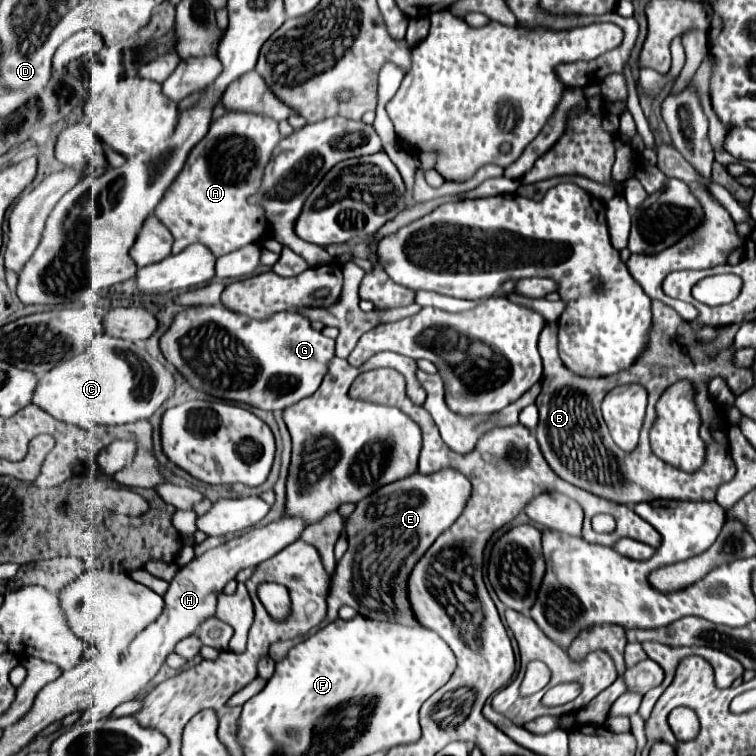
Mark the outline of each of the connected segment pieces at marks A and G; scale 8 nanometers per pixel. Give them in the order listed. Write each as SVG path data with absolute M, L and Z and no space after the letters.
M229 113L211 123L209 133L193 147L185 167L181 169L181 173L161 199L161 205L157 205L153 213L173 235L171 255L181 253L185 247L193 243L201 243L215 257L221 257L249 243L265 239L265 235L269 233L269 221L265 217L265 209L261 205L251 205L247 199L259 191L263 171L271 161L271 153L279 141L281 141L279 123L269 117L257 117L253 113Z
M211 305L189 307L187 311L179 313L167 333L161 337L161 351L165 359L173 363L195 389L225 401L277 411L287 409L317 391L327 371L327 363L335 355L335 339L329 339L321 331L315 331L309 325L309 319L299 313L283 311L259 321L241 313L233 313L223 305Z

